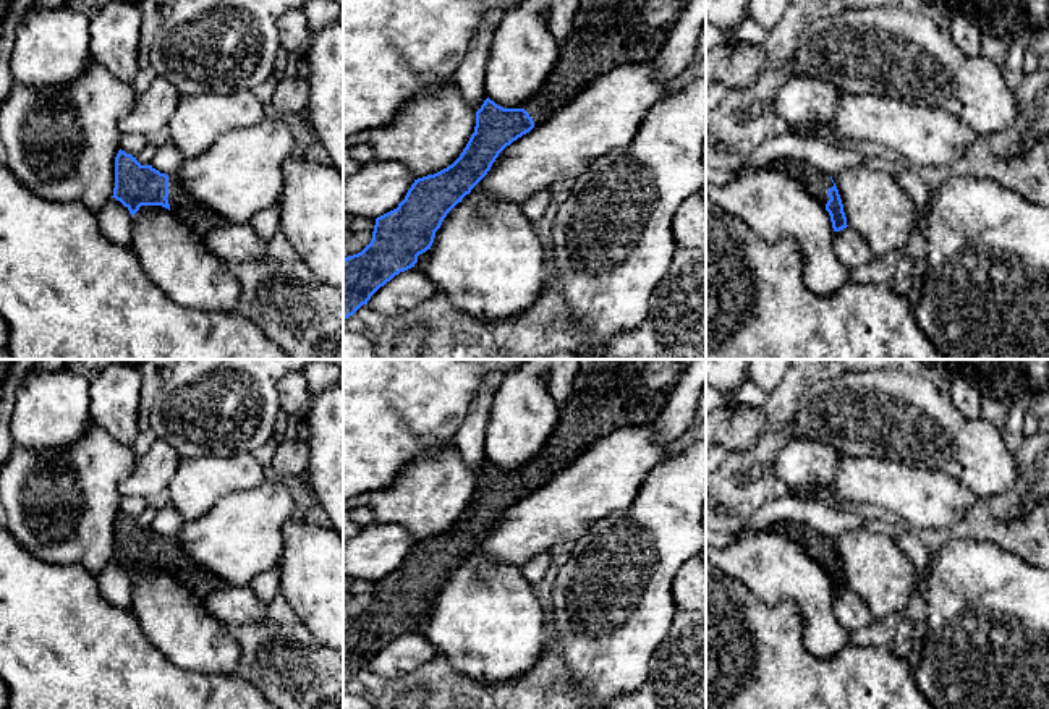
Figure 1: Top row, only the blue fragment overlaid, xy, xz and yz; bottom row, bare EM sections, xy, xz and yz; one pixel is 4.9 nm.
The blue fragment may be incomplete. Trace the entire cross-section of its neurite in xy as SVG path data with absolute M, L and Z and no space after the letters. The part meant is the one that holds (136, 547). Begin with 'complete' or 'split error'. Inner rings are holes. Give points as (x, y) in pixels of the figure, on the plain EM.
split error; M121 512L115 520L115 550L112 560L120 563L131 580L141 568L162 568L199 597L225 588L219 576L204 570L185 554L176 537L160 536L152 528L141 528L136 520Z

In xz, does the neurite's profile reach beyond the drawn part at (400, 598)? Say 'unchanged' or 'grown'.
grown

